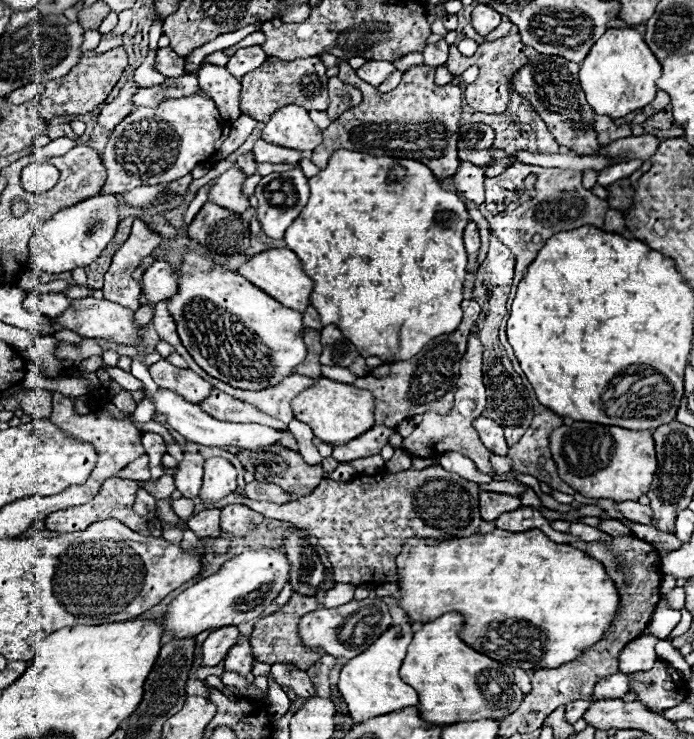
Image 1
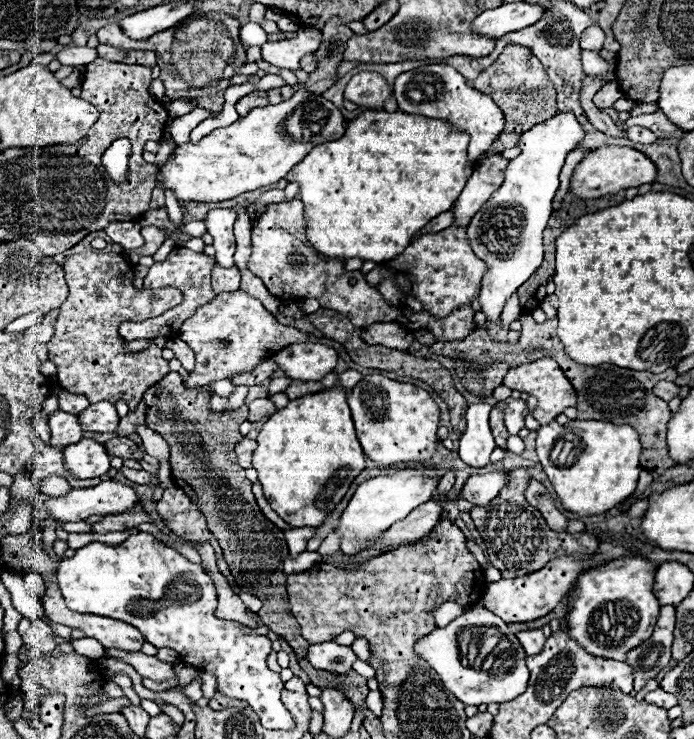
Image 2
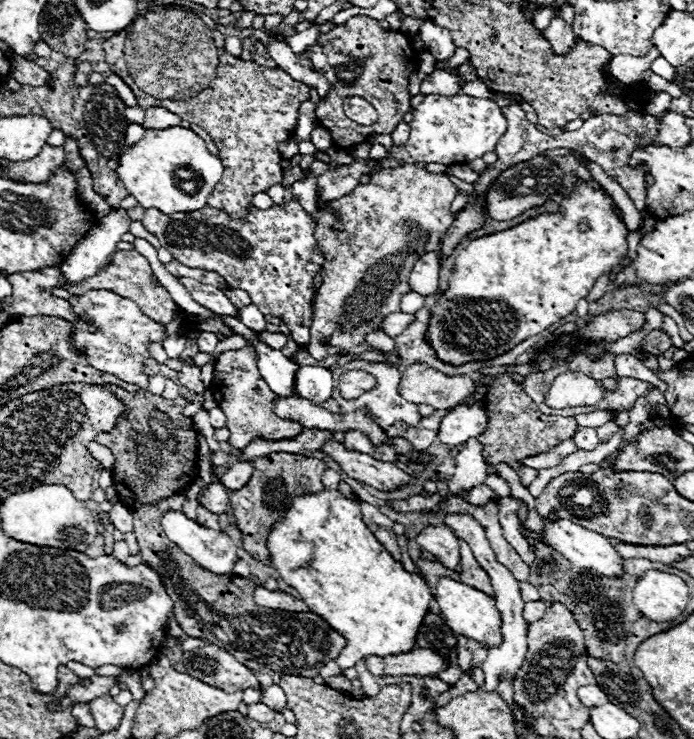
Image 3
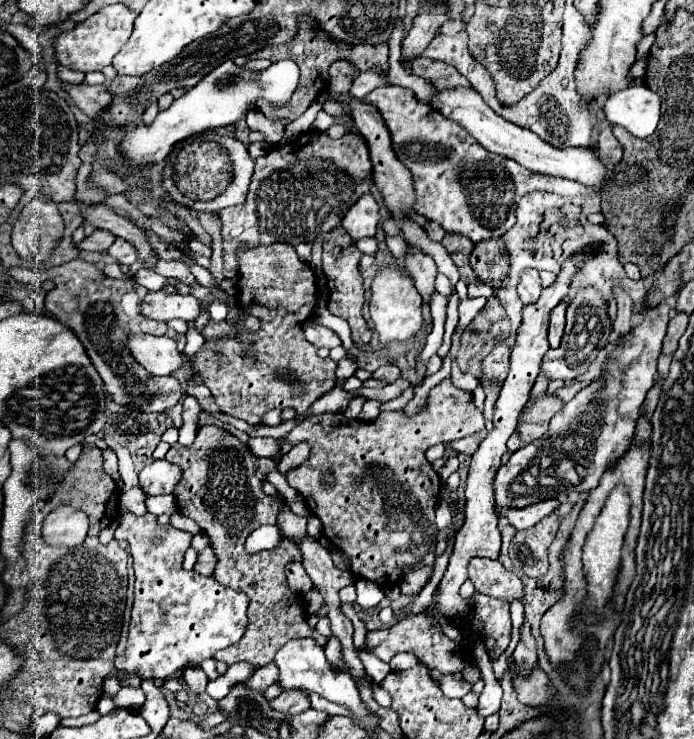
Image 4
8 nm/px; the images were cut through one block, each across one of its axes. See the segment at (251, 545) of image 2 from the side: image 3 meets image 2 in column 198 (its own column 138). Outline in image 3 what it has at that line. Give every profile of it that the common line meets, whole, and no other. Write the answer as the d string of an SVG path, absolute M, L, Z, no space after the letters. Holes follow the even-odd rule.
M106 384L116 396L126 400L130 412L118 418L118 428L112 434L98 434L96 442L108 446L116 462L112 466L112 478L118 492L118 498L130 508L138 508L142 504L158 504L172 494L184 492L198 478L198 442L194 420L184 416L182 410L188 404L186 398L178 396L174 400L166 400L156 394L148 394L146 390L126 392L118 386ZM142 480L142 482L130 482Z

